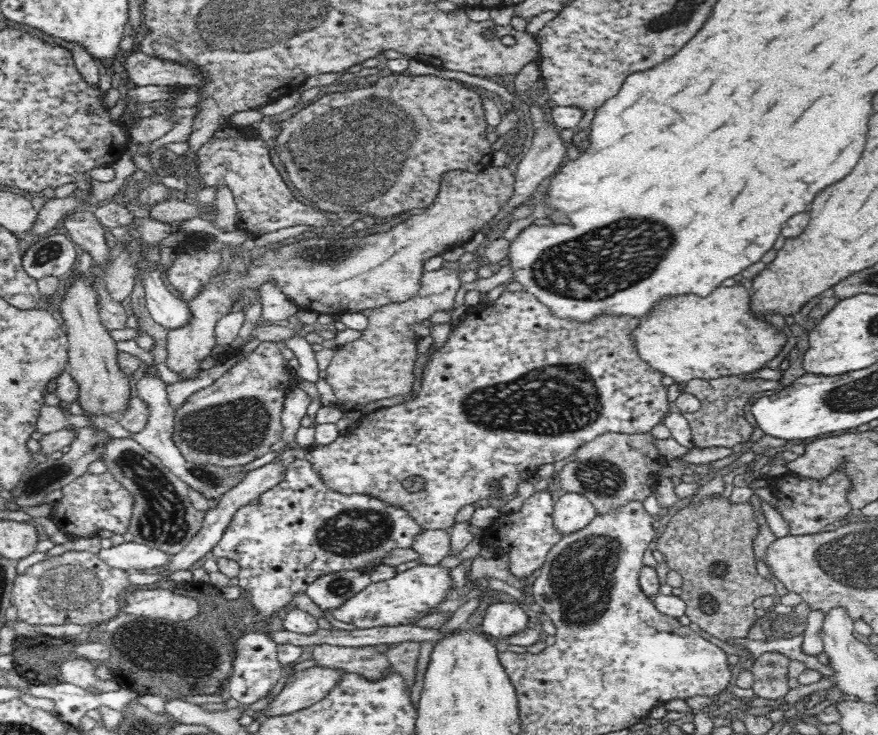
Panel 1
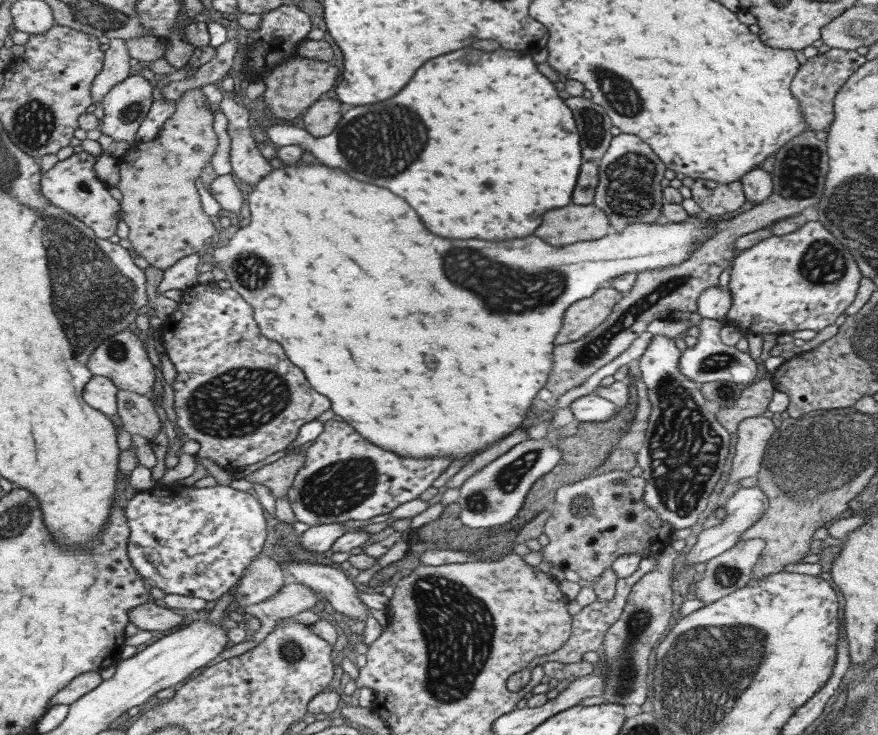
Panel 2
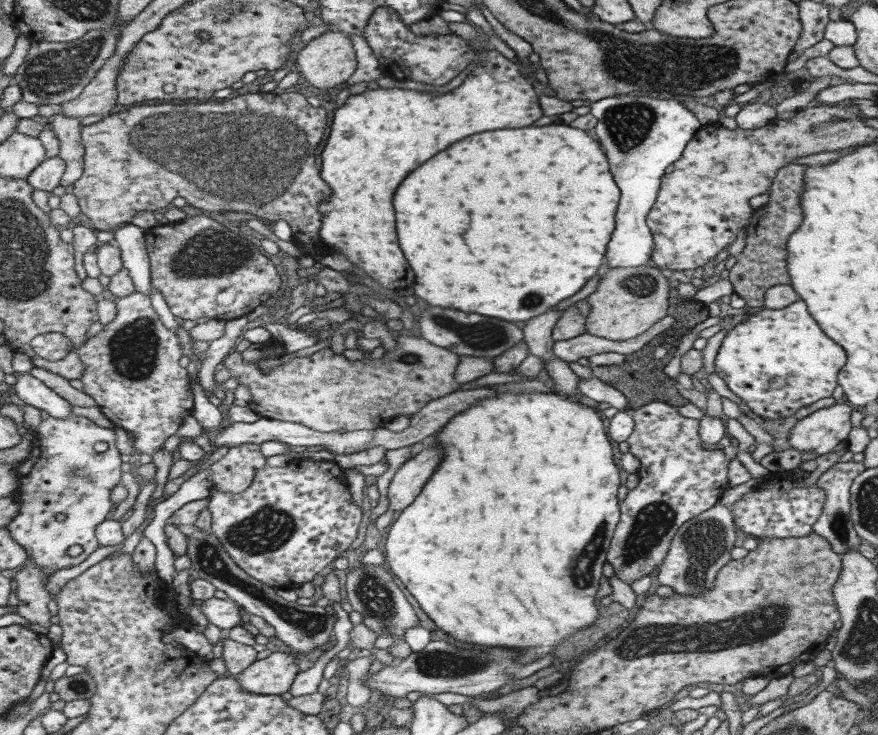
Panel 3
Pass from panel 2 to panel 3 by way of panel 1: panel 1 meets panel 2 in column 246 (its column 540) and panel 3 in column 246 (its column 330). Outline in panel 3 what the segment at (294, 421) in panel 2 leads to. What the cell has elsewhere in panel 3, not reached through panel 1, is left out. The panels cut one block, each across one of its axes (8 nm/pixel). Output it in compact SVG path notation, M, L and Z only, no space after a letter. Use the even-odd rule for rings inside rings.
M244 443L229 448L226 455L210 464L212 488L231 494L246 490L253 483L256 471L266 465L267 457L262 454L261 447Z

